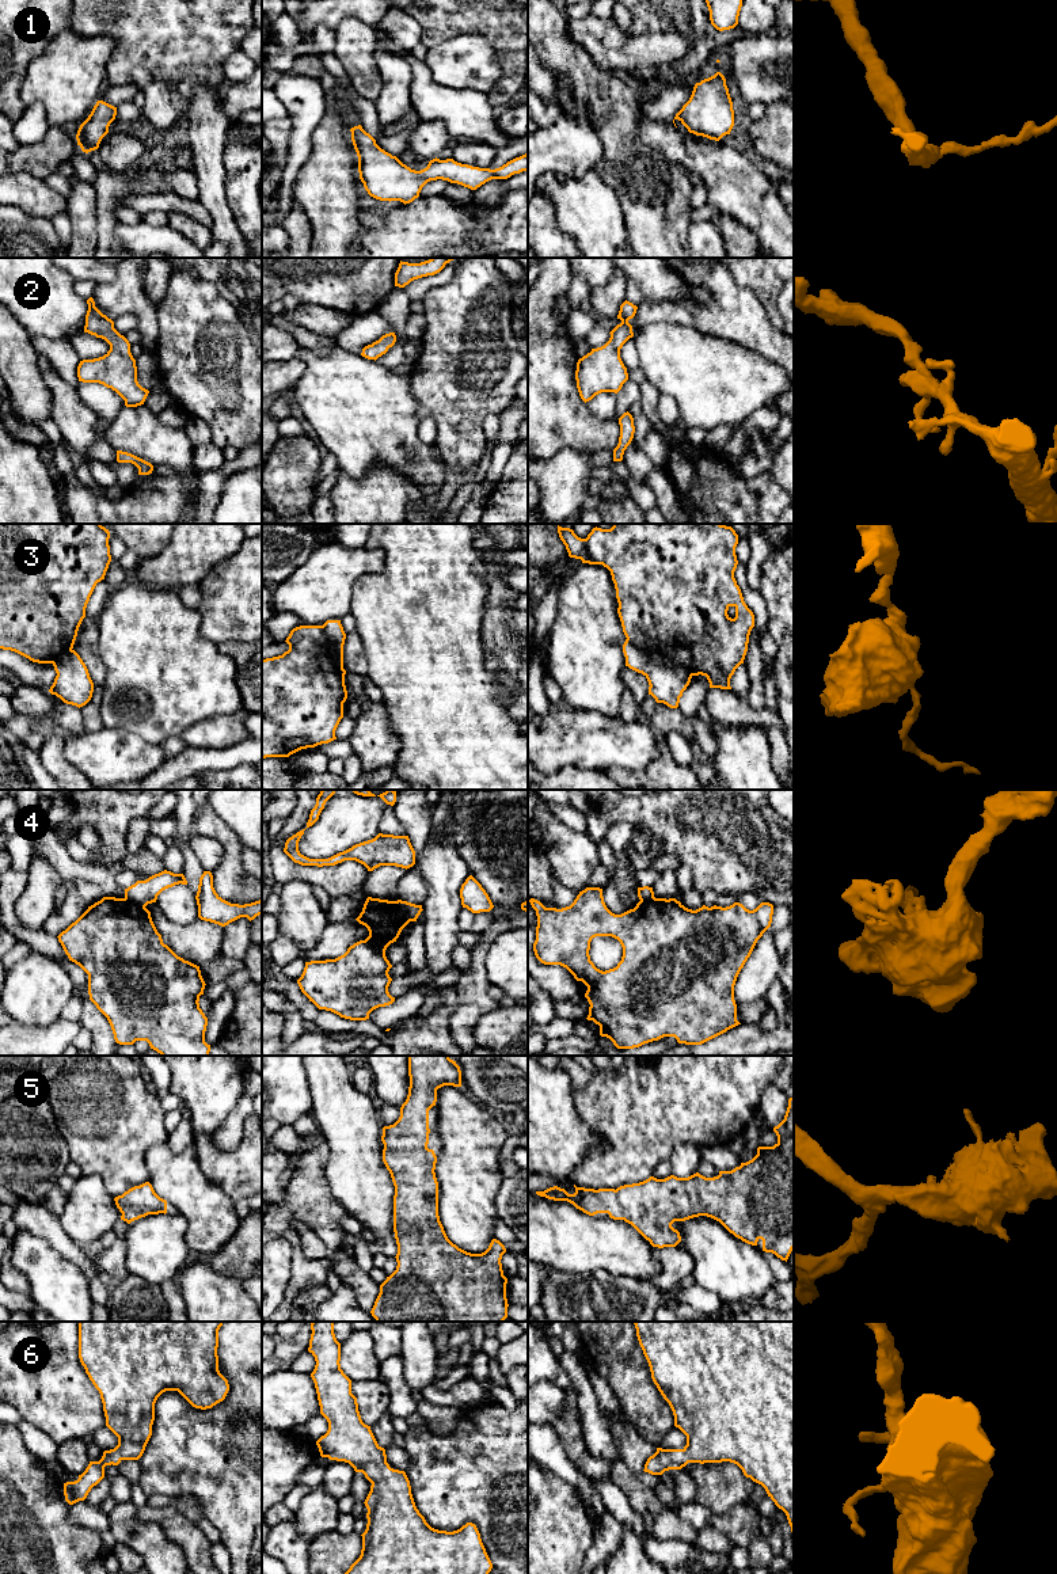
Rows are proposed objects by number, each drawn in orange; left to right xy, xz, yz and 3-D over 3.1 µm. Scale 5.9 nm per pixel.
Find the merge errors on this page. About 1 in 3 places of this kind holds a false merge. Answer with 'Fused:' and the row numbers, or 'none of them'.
Fused: 3, 4

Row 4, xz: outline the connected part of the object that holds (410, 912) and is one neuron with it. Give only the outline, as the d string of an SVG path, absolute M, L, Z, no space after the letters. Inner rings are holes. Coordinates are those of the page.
M398 900L396 905L406 921L417 921L418 916L423 910L422 905L415 905L402 900Z

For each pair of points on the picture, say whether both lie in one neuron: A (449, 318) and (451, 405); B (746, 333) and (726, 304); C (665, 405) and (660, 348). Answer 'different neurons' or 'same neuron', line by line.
A: same neuron
B: same neuron
C: different neurons

